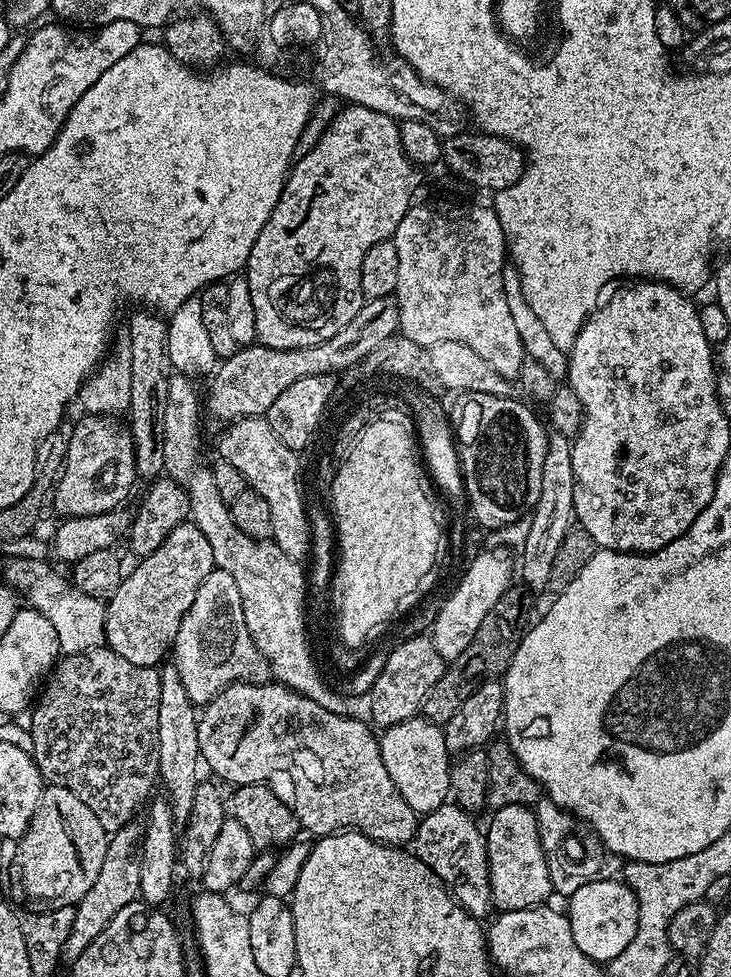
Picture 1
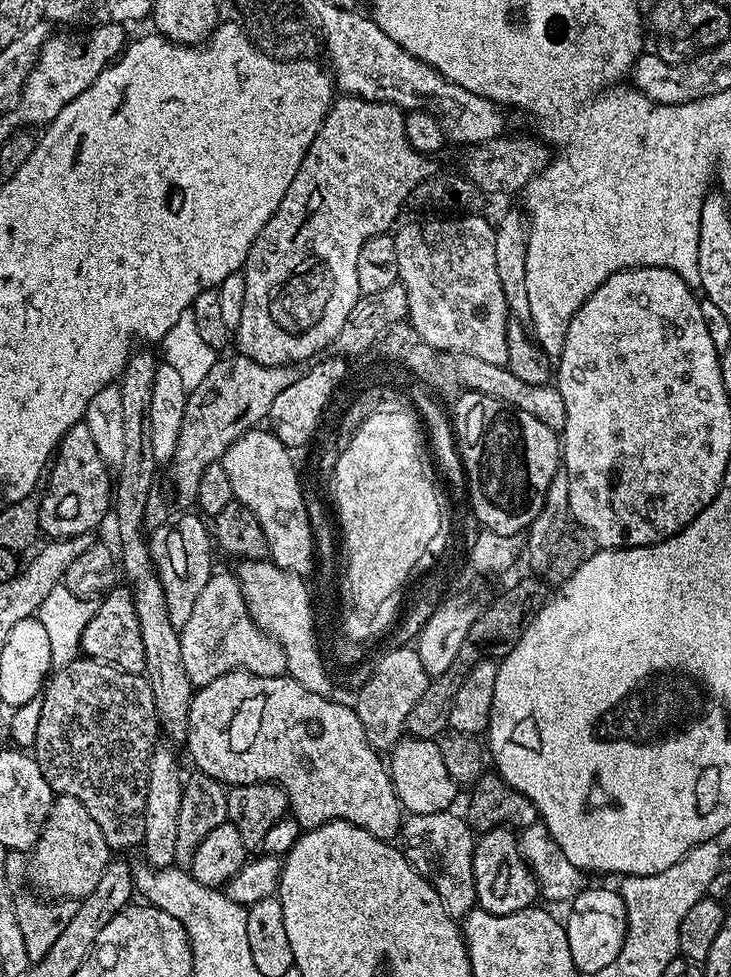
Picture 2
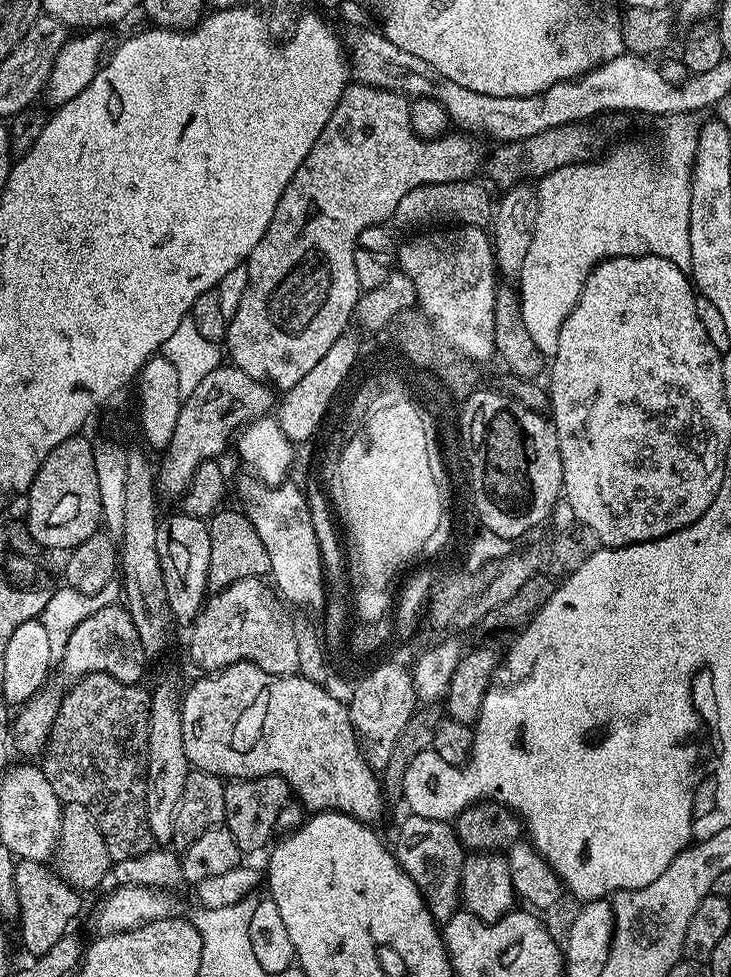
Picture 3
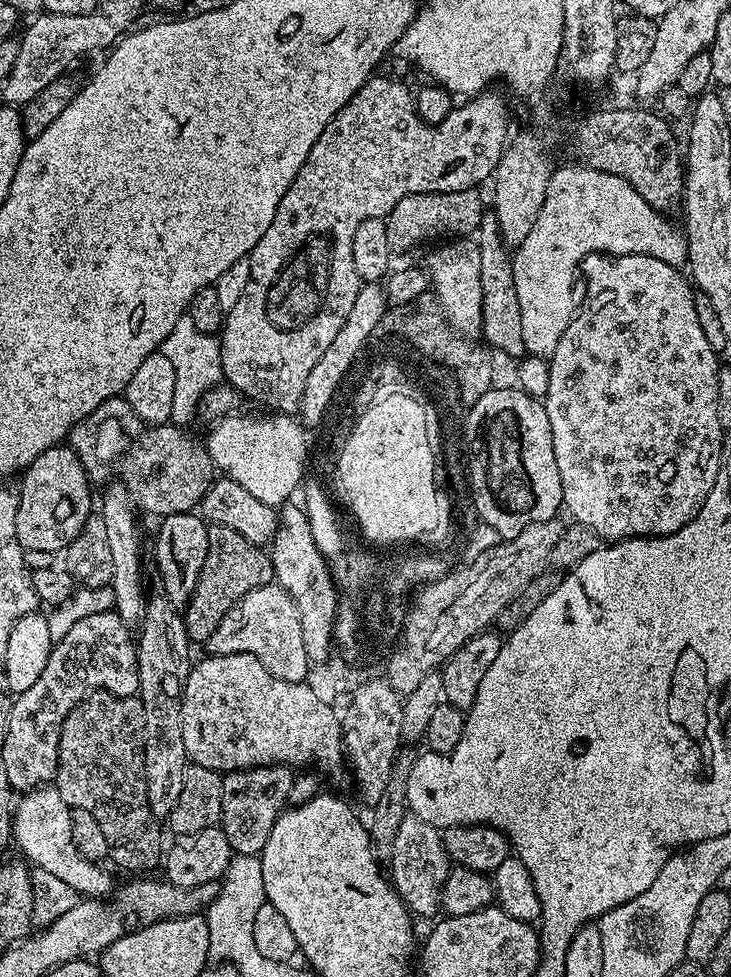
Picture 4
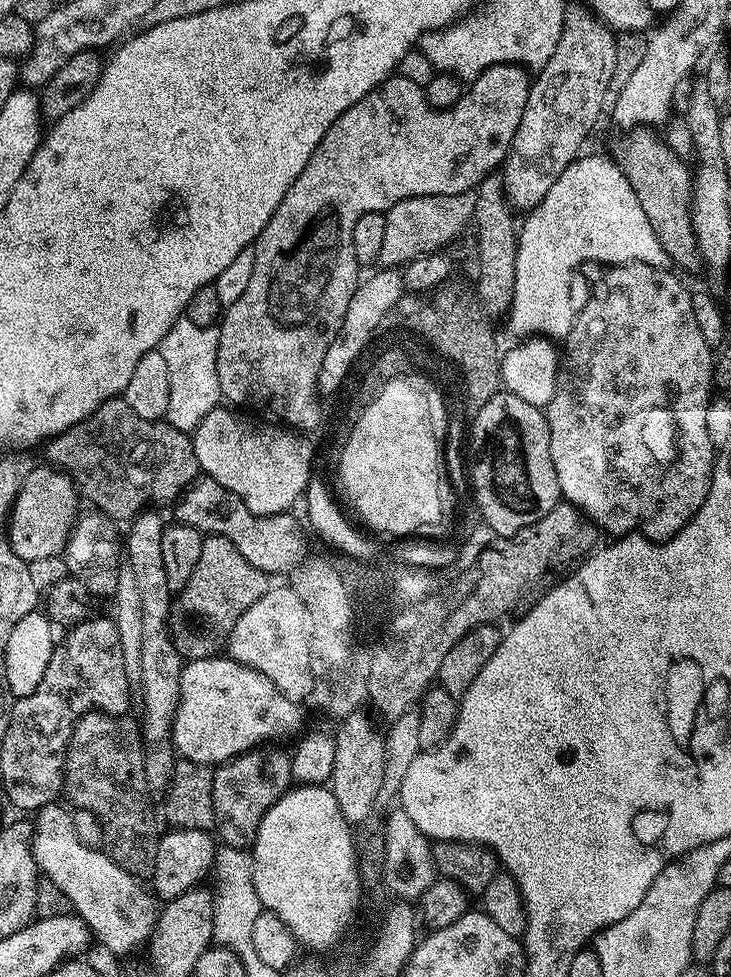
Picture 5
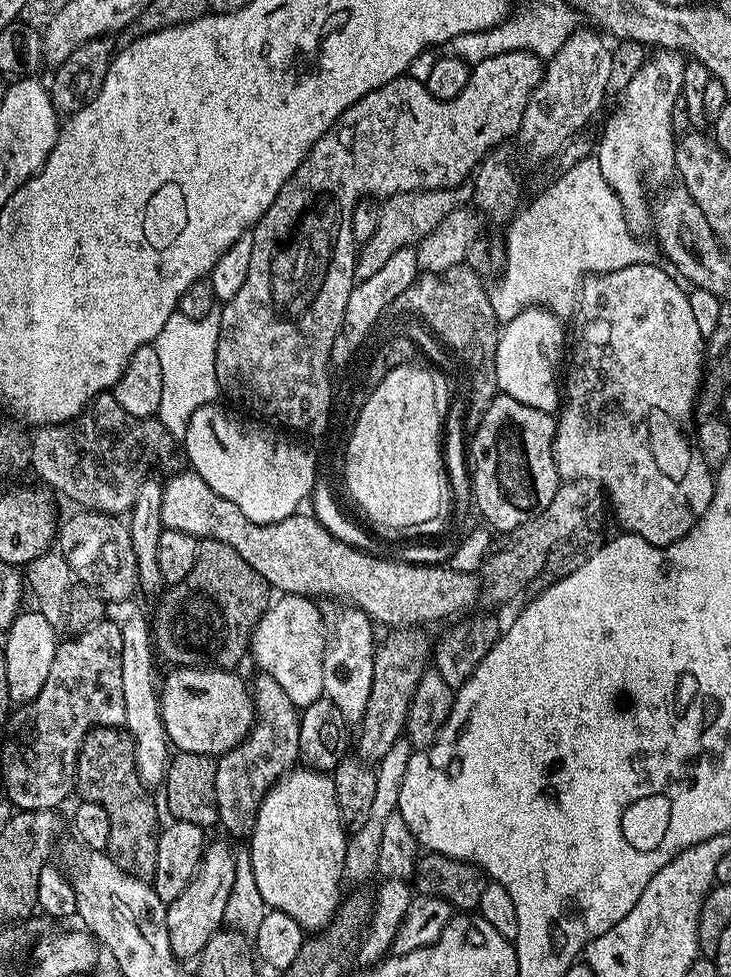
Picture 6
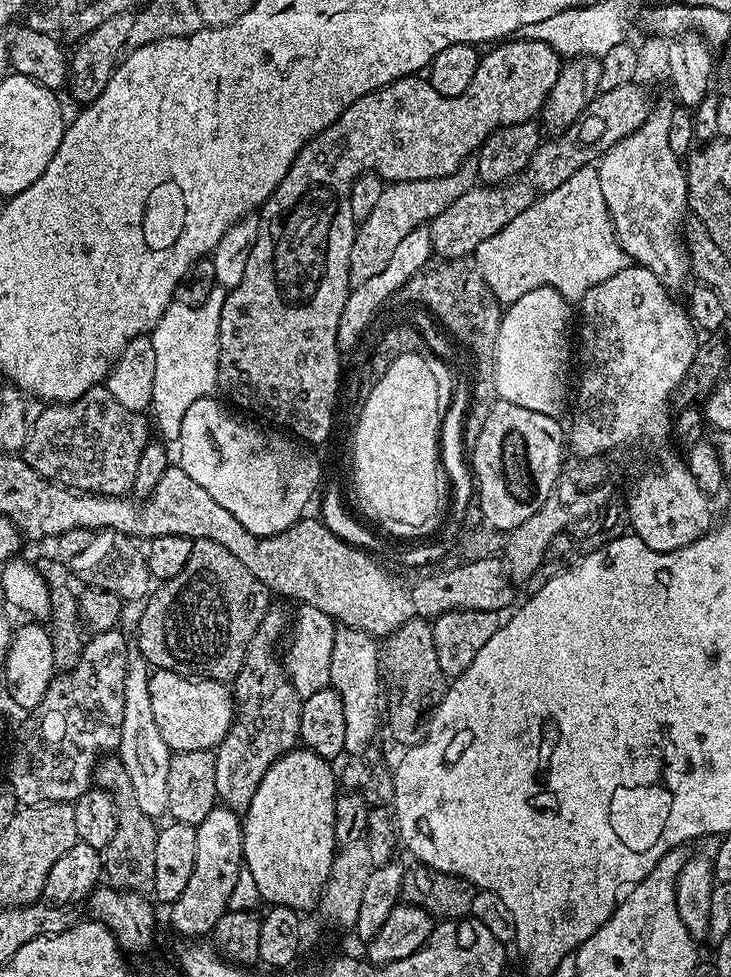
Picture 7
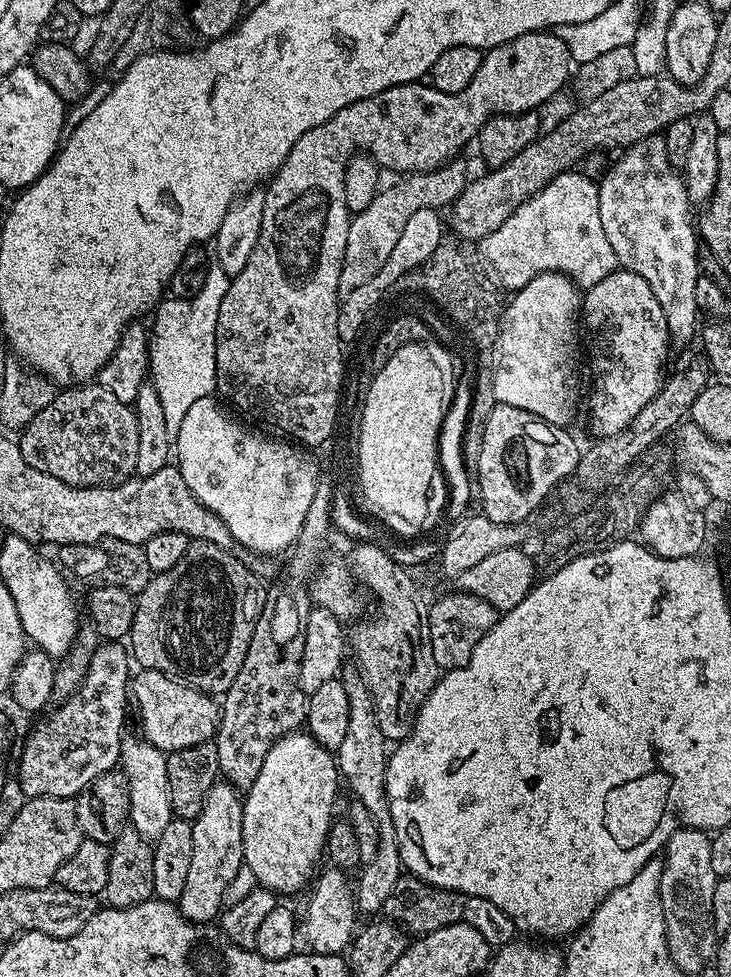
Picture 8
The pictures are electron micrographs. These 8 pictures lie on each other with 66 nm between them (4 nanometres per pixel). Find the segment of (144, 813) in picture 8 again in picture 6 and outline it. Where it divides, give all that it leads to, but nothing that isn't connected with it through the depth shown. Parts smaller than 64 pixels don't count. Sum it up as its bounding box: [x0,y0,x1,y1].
[118,612,170,786]

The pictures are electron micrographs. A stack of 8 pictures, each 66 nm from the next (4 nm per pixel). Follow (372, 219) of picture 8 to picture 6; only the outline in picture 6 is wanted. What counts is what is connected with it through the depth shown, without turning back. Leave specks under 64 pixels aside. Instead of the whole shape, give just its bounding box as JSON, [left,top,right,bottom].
[356,179,474,281]

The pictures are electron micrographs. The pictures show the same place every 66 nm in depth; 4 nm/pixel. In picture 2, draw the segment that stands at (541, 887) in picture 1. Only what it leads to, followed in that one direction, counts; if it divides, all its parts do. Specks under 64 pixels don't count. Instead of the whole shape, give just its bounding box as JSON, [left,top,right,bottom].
[472,827,537,916]

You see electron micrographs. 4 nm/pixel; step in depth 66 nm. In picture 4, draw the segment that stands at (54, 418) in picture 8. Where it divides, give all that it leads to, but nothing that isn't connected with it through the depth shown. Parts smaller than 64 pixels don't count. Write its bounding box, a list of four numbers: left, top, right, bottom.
[66,396,214,518]

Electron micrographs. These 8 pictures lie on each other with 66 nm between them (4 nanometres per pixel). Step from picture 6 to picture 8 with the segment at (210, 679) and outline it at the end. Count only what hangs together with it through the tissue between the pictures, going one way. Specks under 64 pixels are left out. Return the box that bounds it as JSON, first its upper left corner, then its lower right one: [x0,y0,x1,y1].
[130,668,221,754]

